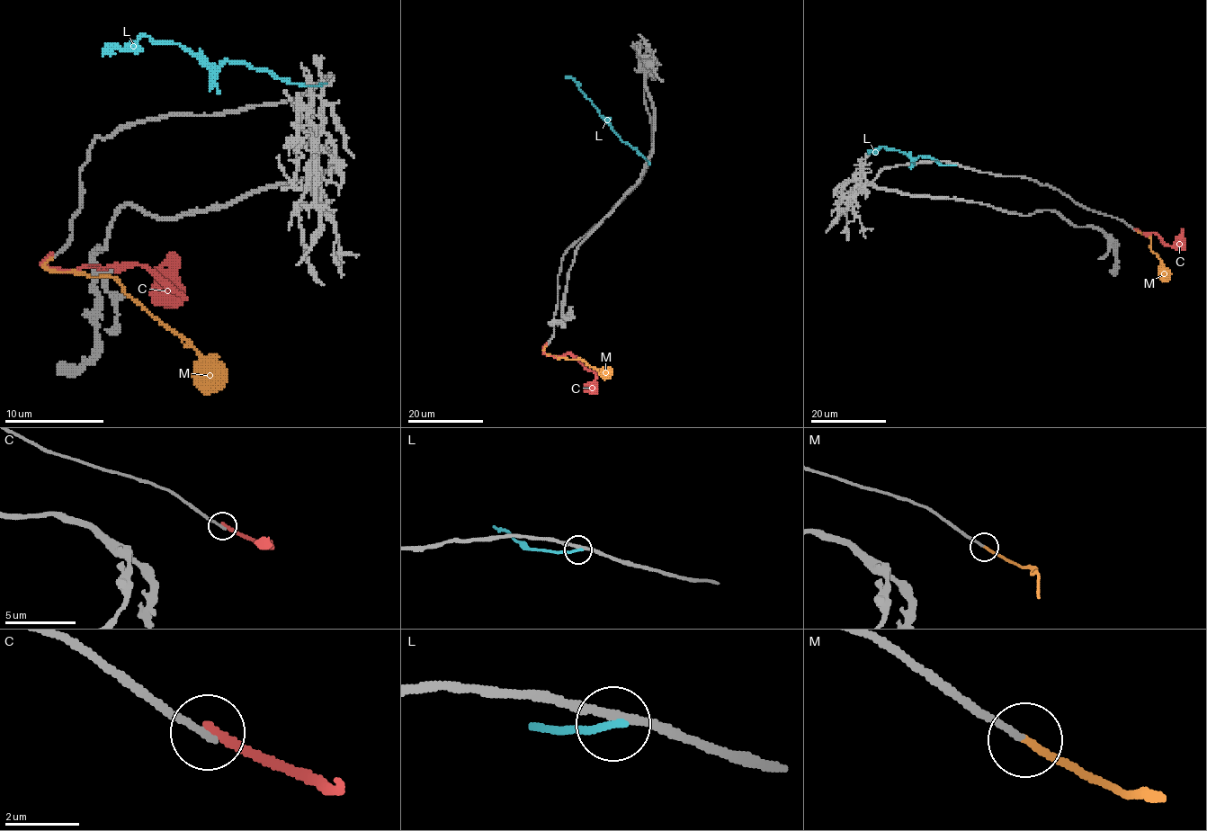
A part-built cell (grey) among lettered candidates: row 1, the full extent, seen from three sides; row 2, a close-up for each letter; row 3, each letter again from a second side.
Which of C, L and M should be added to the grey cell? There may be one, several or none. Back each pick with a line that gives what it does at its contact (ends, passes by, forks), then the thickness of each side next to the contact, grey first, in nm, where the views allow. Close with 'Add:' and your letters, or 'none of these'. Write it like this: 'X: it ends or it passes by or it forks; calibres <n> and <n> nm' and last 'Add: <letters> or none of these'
Add: none of these

